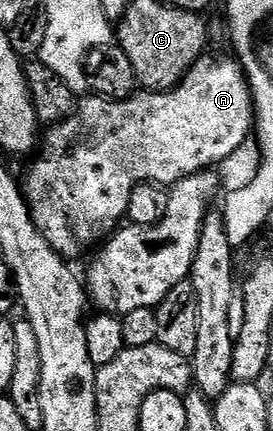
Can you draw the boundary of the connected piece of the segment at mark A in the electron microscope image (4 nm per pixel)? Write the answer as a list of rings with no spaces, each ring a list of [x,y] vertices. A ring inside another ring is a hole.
[[[210,56],[201,57],[186,72],[181,85],[172,90],[164,93],[139,91],[123,101],[86,95],[77,102],[71,117],[45,130],[38,161],[31,163],[26,181],[24,177],[24,192],[40,235],[48,239],[59,255],[73,259],[81,255],[82,245],[109,238],[123,224],[132,191],[136,191],[138,185],[153,183],[159,187],[173,187],[188,175],[218,167],[214,165],[228,160],[249,137],[251,140],[256,118],[254,96],[246,82],[246,72],[237,60],[221,61]]]

